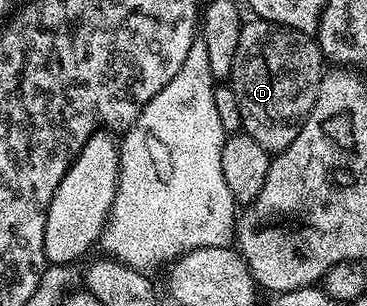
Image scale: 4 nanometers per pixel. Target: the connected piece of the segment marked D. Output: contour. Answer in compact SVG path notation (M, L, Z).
M259 18L249 21L238 34L238 50L234 54L230 87L238 98L238 110L242 110L241 129L268 153L279 154L292 145L294 138L298 138L314 102L320 97L320 84L326 75L326 61L319 43L309 33Z

